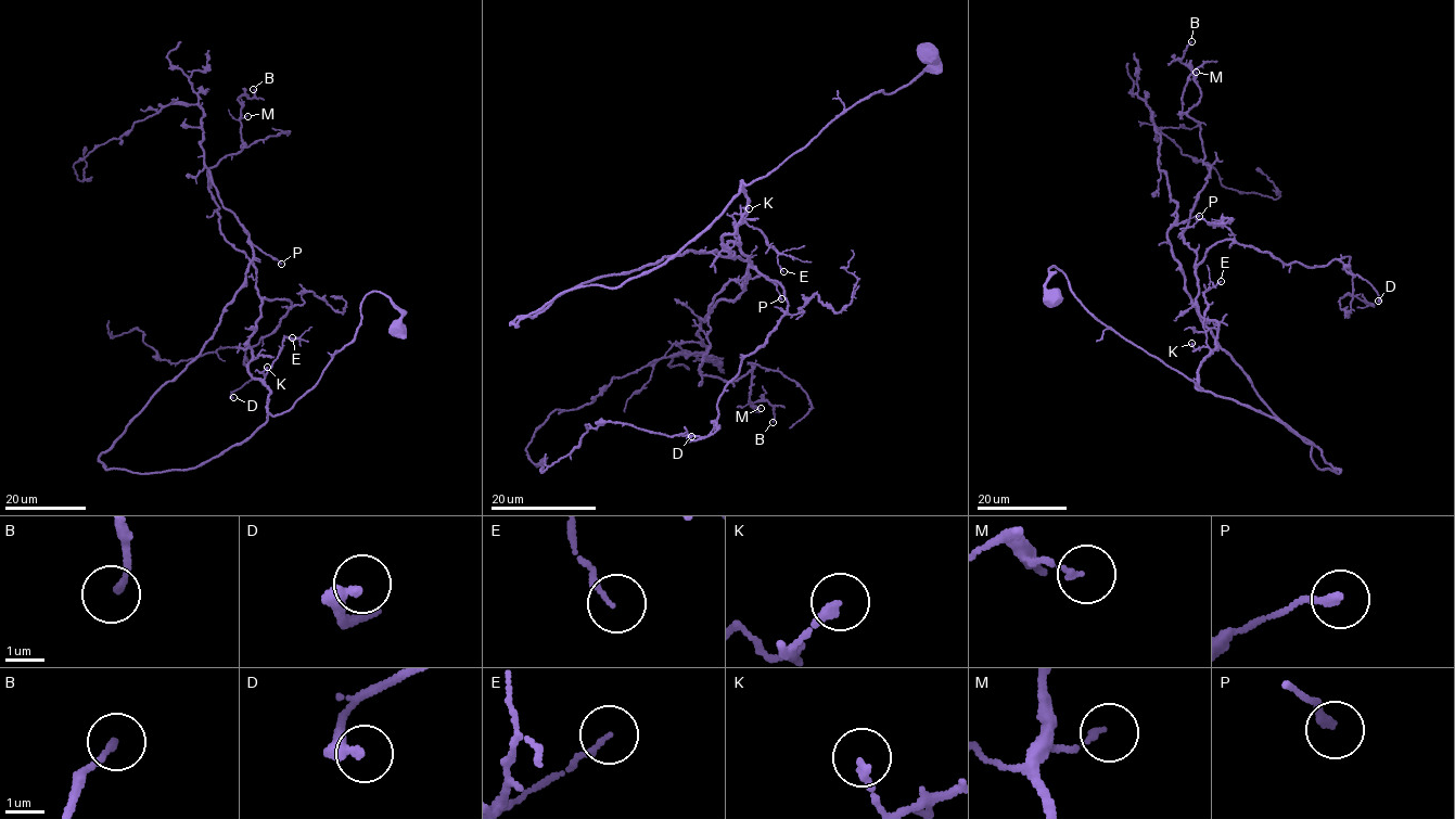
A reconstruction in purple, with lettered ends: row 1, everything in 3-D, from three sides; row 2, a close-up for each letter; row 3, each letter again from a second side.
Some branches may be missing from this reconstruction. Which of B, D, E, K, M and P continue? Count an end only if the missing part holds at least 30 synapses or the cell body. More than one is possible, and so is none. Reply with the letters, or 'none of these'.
none of these

